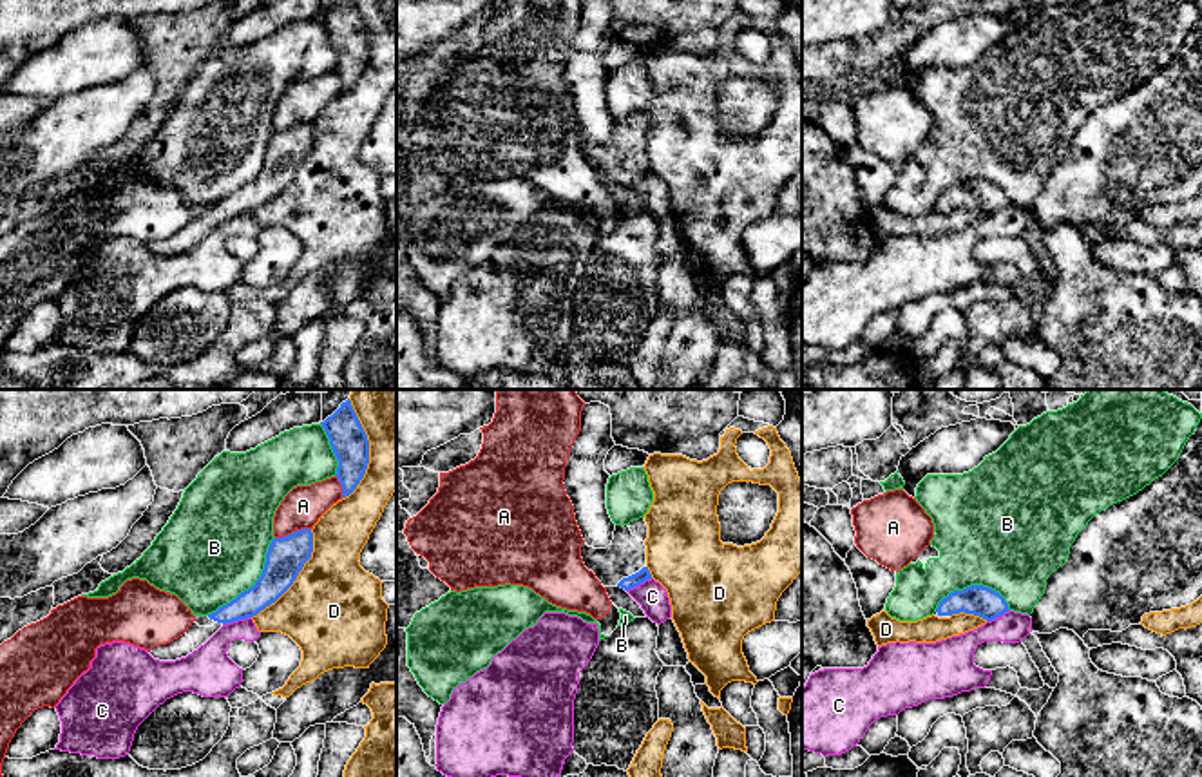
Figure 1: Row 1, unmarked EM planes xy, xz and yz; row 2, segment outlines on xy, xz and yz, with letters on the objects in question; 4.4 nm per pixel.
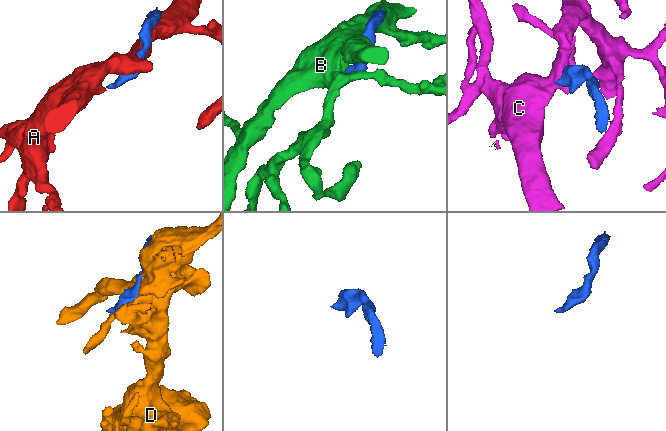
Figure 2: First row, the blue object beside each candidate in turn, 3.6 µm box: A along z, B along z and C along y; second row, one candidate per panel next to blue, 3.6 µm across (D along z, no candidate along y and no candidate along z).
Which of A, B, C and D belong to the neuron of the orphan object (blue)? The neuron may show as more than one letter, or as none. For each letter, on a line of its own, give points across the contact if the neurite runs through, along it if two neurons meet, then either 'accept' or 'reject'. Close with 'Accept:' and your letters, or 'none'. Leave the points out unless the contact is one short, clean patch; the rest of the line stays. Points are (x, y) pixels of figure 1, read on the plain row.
A: reject
B: reject
C: border along xy (250, 211), (223, 220); reject
D: reject
Accept: none

